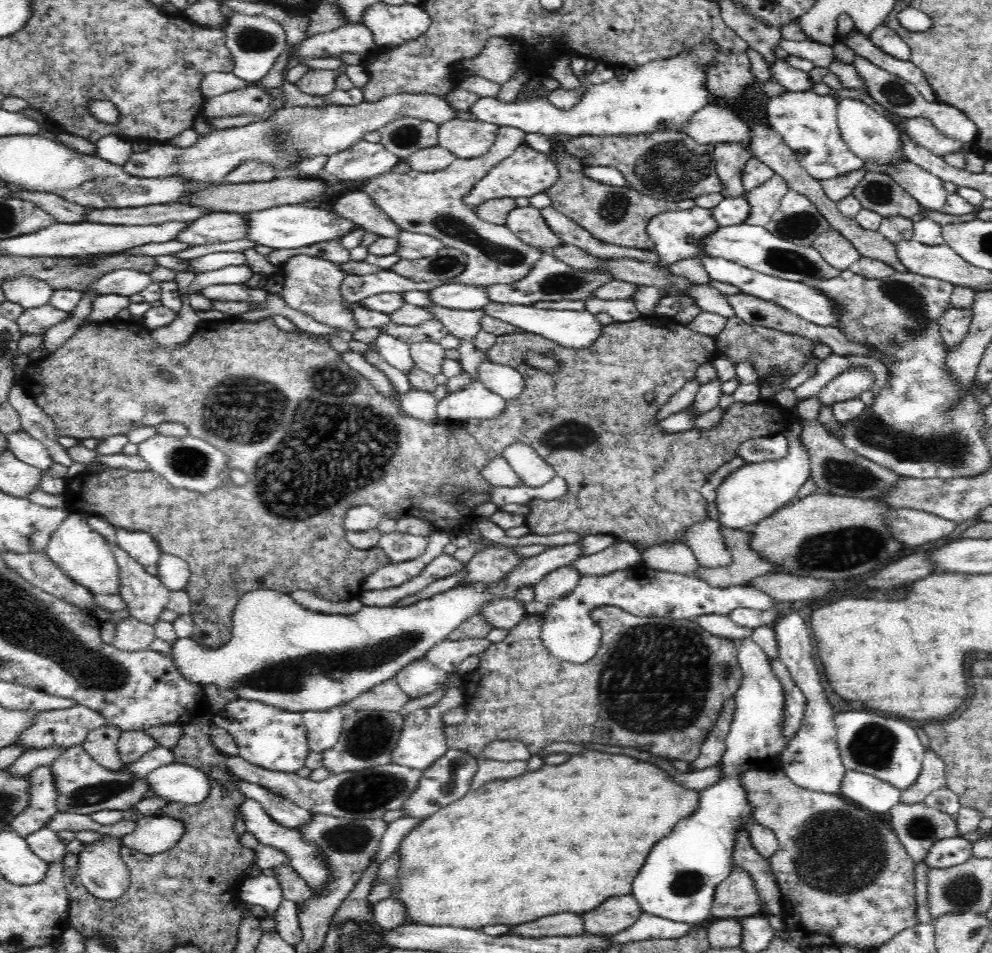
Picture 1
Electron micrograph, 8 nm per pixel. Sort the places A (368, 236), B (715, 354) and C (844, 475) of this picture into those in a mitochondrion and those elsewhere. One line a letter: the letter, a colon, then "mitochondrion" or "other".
A: other
B: other
C: mitochondrion

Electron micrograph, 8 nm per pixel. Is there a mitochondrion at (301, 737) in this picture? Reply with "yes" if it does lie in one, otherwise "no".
no

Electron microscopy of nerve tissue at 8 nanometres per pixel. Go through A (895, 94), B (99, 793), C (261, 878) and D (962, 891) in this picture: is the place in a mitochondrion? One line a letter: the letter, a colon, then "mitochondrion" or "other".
A: mitochondrion
B: mitochondrion
C: other
D: mitochondrion

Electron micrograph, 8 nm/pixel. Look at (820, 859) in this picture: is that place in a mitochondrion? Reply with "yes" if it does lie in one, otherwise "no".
yes

